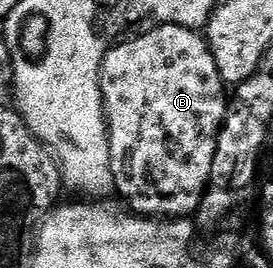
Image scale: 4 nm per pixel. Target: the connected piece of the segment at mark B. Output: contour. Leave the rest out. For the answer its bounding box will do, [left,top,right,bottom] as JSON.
[99,24,228,221]

